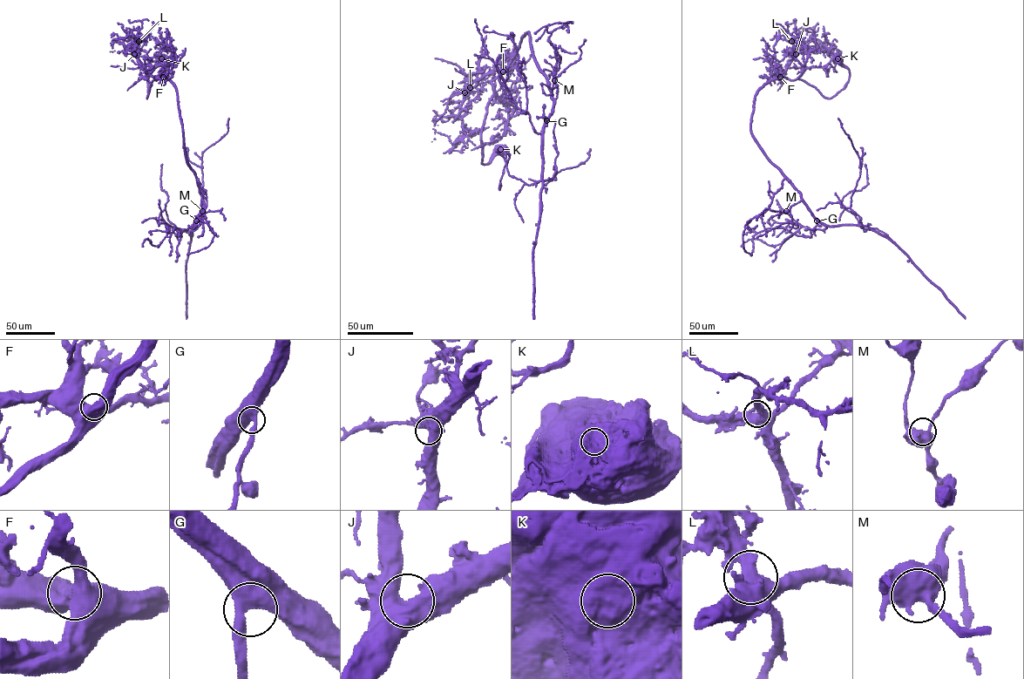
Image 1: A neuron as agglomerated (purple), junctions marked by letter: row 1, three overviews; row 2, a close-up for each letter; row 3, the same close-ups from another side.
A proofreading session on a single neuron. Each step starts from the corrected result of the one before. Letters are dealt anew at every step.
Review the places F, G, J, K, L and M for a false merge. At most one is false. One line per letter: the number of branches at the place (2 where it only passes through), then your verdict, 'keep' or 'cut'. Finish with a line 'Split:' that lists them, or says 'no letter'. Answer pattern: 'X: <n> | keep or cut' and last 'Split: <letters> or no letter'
F: 2 | keep
G: 2 | keep
J: 2 | keep
K: 2 | keep
L: 2 | keep
M: 2 | keep
Split: no letter

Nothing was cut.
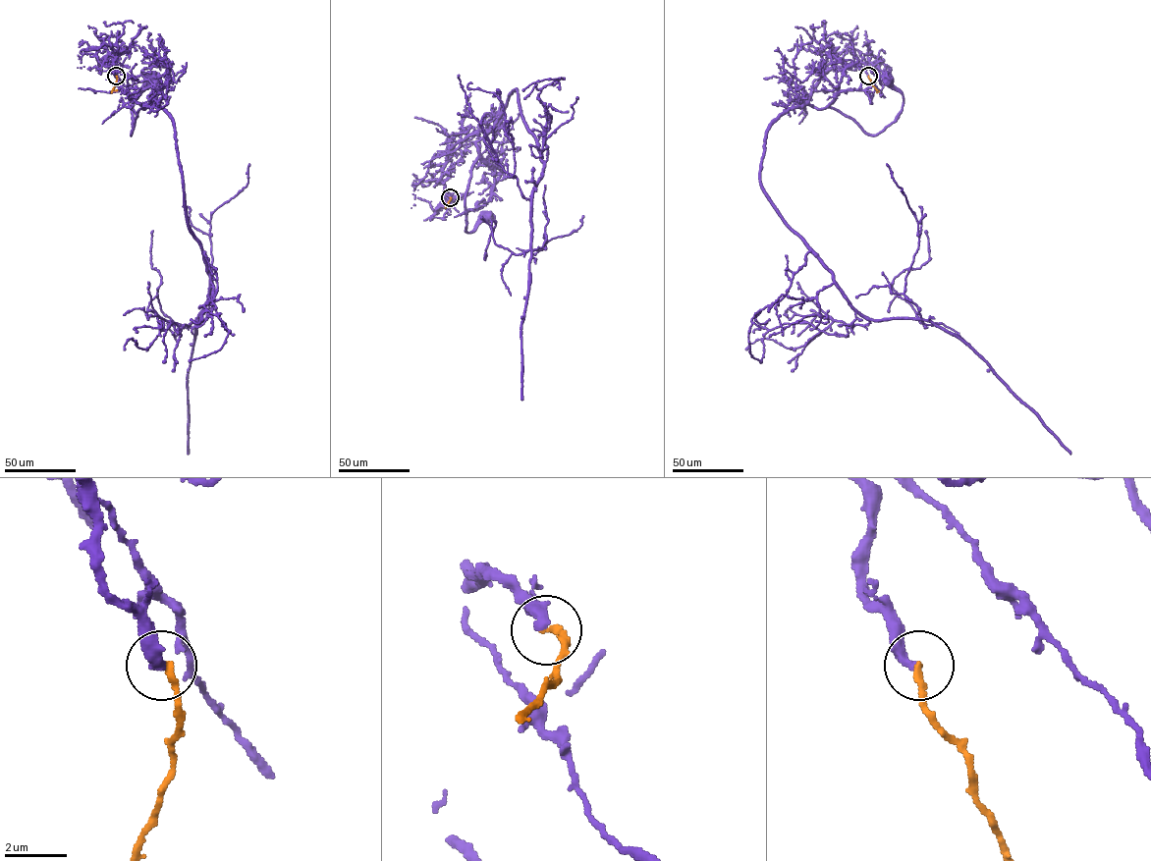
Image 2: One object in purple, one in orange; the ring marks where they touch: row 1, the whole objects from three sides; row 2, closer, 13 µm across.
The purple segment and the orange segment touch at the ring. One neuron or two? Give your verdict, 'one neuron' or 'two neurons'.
two neurons

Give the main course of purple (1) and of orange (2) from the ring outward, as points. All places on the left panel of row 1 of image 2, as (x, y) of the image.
1: (116, 76), (108, 63), (119, 83), (135, 100), (152, 103), (137, 111), (131, 134), (134, 101), (151, 80)
2: (116, 76), (113, 89), (117, 89)

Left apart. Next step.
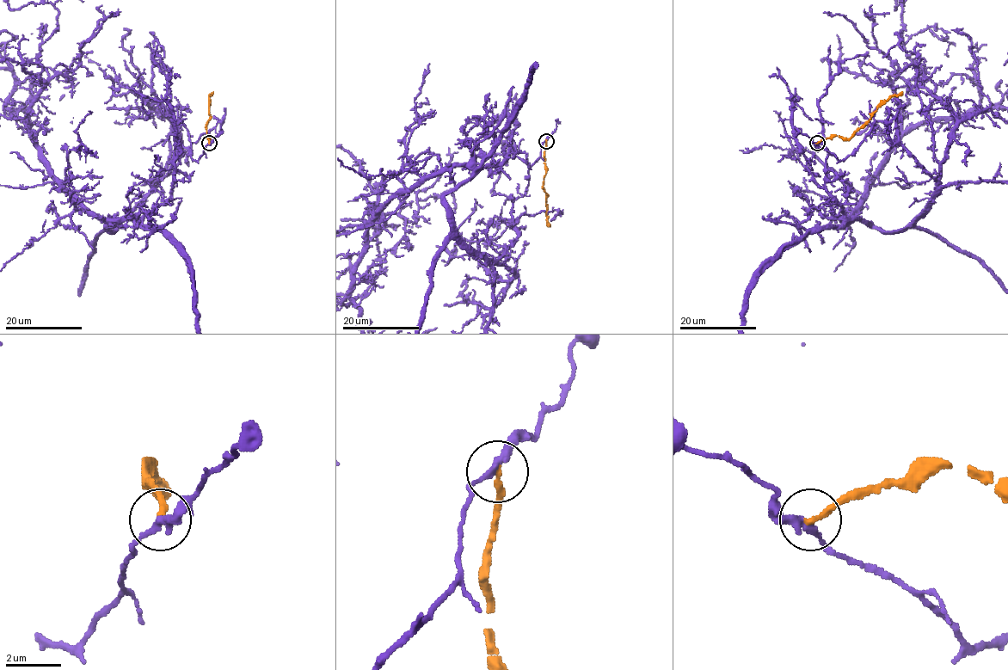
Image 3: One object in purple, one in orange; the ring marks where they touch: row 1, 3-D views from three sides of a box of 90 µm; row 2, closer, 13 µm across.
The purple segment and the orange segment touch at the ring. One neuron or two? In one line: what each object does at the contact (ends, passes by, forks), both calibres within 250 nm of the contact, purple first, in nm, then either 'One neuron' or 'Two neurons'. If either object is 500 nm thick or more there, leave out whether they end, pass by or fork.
At the ring purple passes by. At the ring orange ends. Thickness 260 nm (purple) against 220 nm. Two neurons

